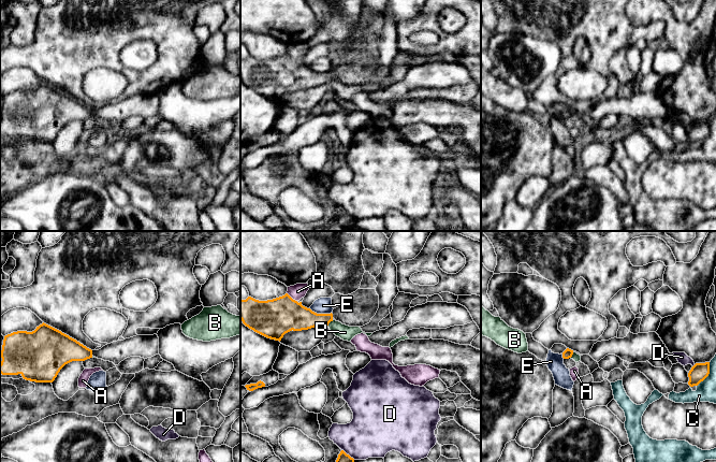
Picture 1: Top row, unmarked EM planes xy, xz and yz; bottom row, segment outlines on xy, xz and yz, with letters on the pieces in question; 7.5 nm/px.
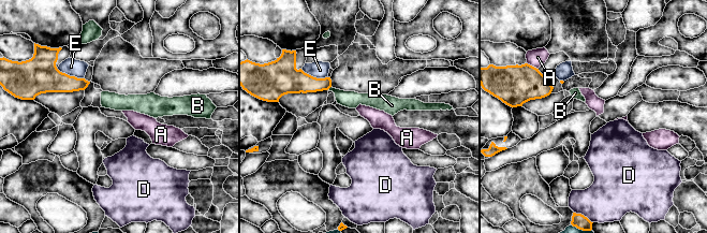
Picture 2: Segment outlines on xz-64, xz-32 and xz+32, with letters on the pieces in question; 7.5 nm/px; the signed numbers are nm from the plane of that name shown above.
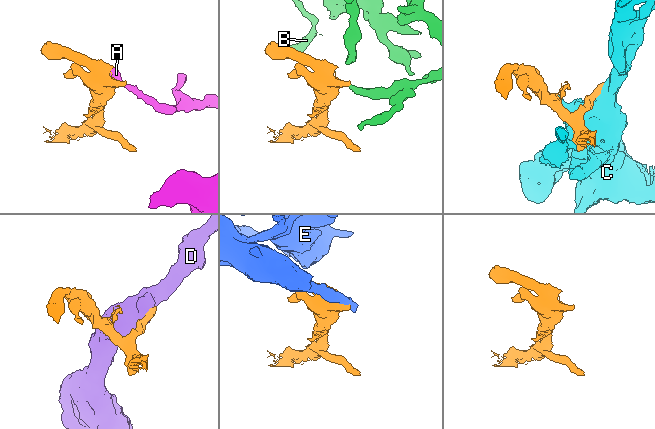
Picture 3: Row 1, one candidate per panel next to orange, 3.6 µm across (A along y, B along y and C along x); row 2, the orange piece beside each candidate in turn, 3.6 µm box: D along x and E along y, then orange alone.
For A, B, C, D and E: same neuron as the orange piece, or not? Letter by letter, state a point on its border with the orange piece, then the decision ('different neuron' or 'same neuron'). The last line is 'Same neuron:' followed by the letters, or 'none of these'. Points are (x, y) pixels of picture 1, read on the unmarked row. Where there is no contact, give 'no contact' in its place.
A: meets orange in xz at (291, 57); different neuron
B: meets orange in xz at (330, 81); different neuron
C: meets orange in yz at (709, 132); different neuron
D: meets orange in xz at (348, 214); different neuron
E: meets orange in xz at (320, 73); different neuron
Same neuron: none of these

